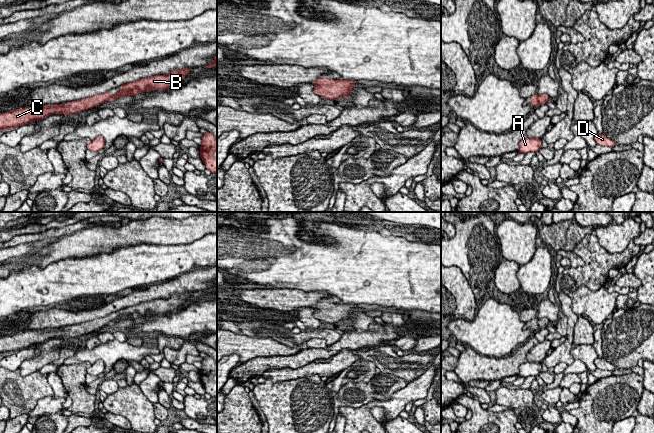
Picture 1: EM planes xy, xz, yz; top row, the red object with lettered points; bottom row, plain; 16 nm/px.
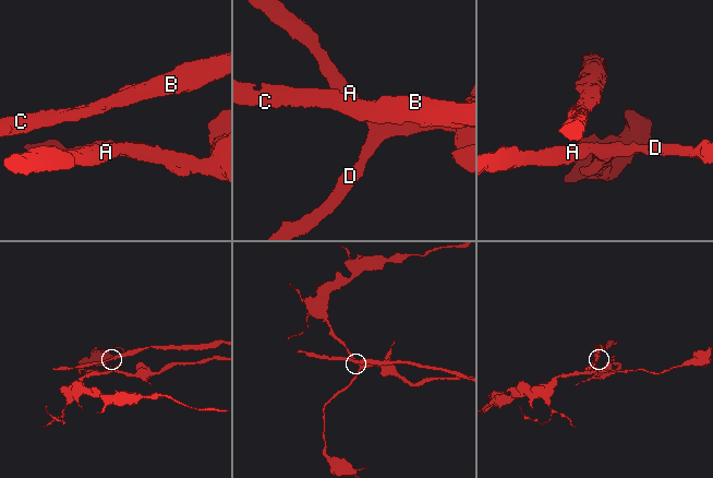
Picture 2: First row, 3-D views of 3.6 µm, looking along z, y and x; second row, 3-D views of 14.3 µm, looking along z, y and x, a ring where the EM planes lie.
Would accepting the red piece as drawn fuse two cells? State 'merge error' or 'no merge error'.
no merge error

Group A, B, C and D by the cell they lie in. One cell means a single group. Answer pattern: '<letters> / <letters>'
A B C D

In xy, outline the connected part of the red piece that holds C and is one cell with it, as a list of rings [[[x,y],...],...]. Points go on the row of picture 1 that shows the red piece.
[[[183,68],[180,70],[172,70],[168,75],[155,75],[129,82],[119,86],[120,91],[115,96],[112,96],[111,92],[107,91],[103,94],[67,102],[65,104],[53,104],[50,107],[48,105],[34,106],[5,112],[0,114],[0,130],[5,131],[29,124],[44,119],[51,114],[69,115],[80,113],[104,102],[113,101],[125,96],[135,96],[141,92],[148,92],[149,90],[163,91],[181,82],[189,72],[190,68]]]

